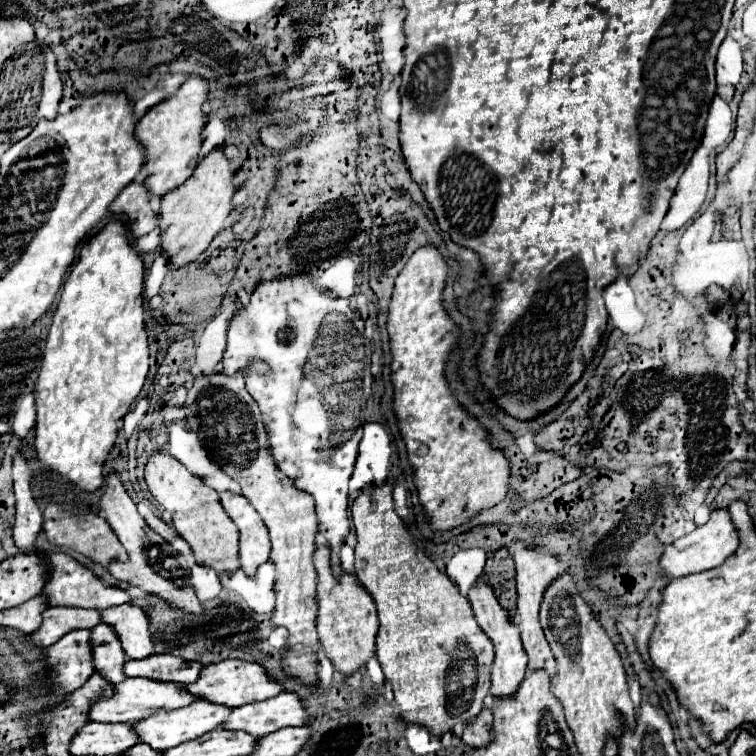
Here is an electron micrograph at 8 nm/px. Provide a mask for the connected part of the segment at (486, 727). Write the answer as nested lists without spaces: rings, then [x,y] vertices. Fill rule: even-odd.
[[[484,705],[478,717],[472,719],[468,725],[464,725],[462,739],[472,747],[482,747],[490,741],[490,737],[492,737],[492,711]]]

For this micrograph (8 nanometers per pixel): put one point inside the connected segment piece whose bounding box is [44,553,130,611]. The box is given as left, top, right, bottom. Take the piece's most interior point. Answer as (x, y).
(72, 584)

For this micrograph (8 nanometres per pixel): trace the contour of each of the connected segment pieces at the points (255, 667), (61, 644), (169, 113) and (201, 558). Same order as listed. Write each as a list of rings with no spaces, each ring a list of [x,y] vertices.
[[[226,659],[214,665],[206,665],[198,677],[196,683],[186,685],[186,689],[202,699],[208,699],[218,705],[228,705],[228,707],[242,707],[246,703],[254,701],[264,701],[270,697],[276,697],[284,691],[282,683],[272,679],[264,665],[256,661],[240,661],[240,659]]]
[[[76,629],[46,649],[48,667],[54,671],[56,695],[68,695],[82,687],[94,673],[90,631]]]
[[[192,73],[178,87],[178,91],[152,109],[136,125],[136,139],[146,147],[146,163],[142,175],[154,197],[166,195],[170,189],[182,185],[190,173],[194,173],[198,163],[198,153],[202,147],[202,131],[206,127],[206,113],[202,105],[208,101],[208,79]]]
[[[156,451],[150,455],[144,467],[144,479],[154,499],[172,513],[174,527],[182,539],[188,541],[196,563],[212,567],[218,573],[232,573],[240,567],[238,563],[238,531],[220,505],[218,493],[208,487],[200,477],[192,475],[178,459],[168,453]]]

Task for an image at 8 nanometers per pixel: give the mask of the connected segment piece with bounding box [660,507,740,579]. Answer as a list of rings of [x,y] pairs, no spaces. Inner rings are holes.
[[[720,507],[720,509],[714,509],[710,513],[710,519],[704,525],[696,527],[688,535],[670,543],[662,553],[660,567],[664,569],[664,573],[670,579],[684,577],[684,575],[690,575],[690,573],[700,573],[700,571],[718,567],[722,561],[726,561],[738,549],[738,545],[740,545],[740,537],[736,533],[734,521],[730,519],[730,511],[726,507]]]

